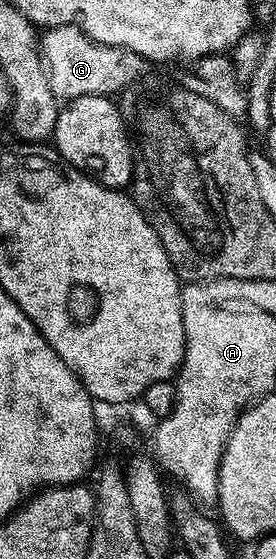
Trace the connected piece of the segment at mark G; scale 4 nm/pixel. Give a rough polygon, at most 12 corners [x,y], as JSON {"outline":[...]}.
{"outline":[[78,25],[47,29],[41,56],[63,103],[122,94],[147,67]]}

